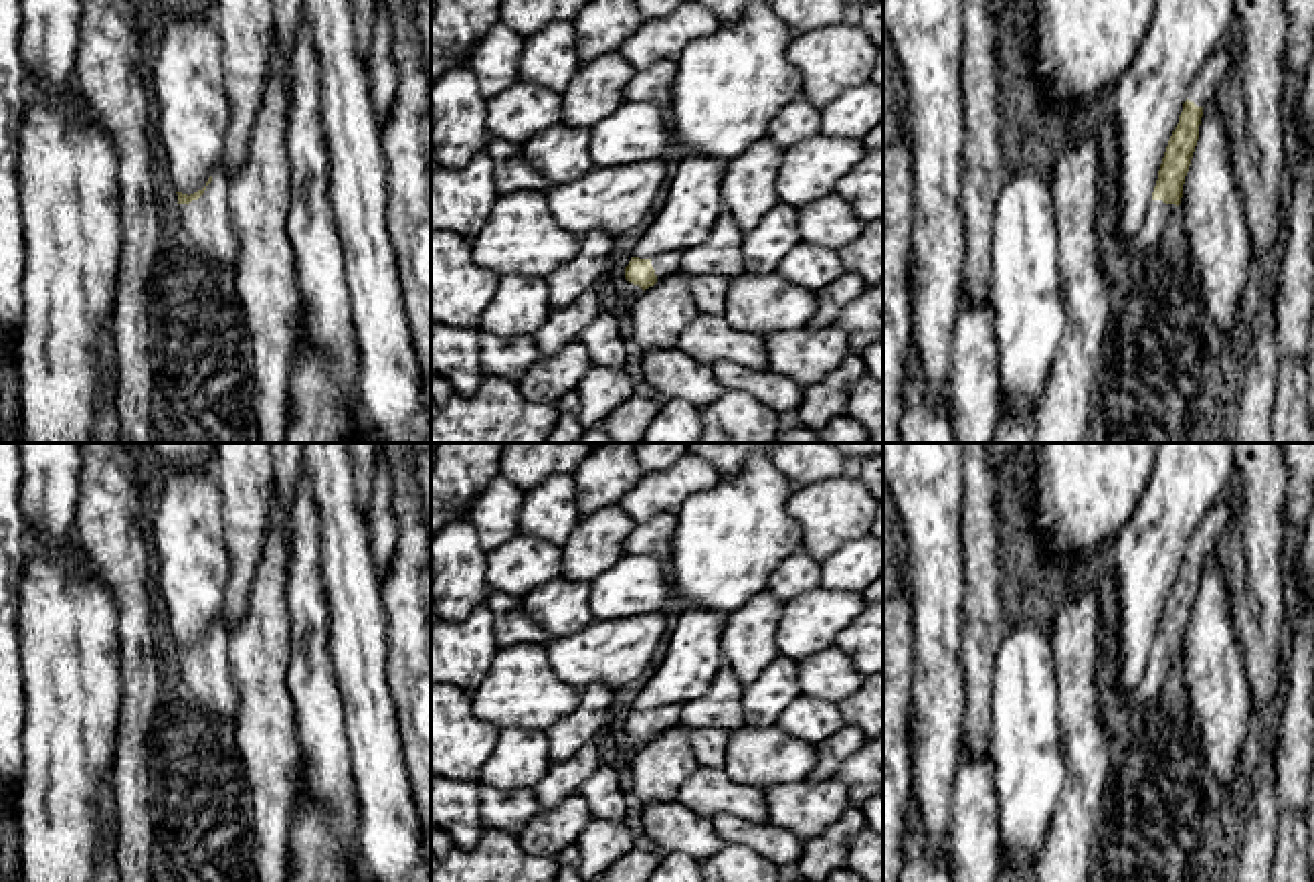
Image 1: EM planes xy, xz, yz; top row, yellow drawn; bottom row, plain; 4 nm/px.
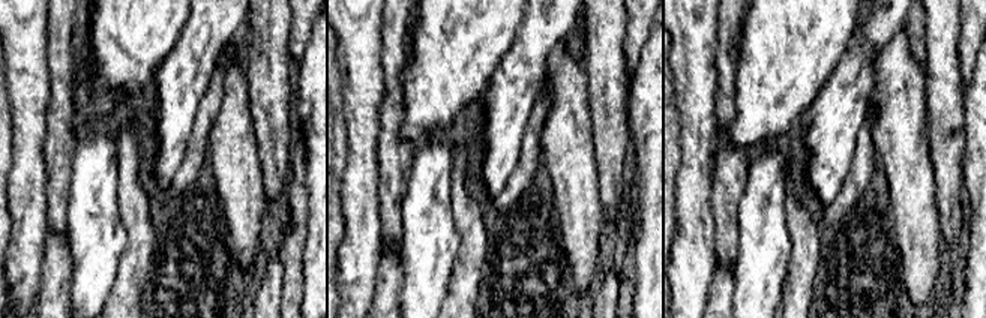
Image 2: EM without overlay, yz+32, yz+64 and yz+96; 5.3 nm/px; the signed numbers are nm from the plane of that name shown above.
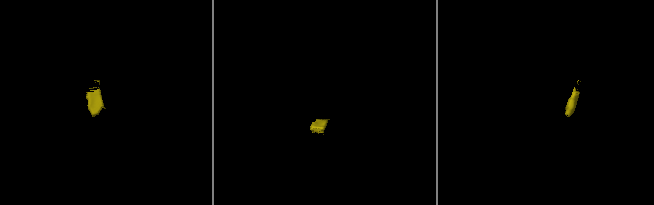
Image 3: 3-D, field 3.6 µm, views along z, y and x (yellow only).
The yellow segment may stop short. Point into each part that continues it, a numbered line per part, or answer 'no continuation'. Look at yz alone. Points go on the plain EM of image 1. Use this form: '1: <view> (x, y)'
1: yz (1213, 528)
2: yz (1159, 666)

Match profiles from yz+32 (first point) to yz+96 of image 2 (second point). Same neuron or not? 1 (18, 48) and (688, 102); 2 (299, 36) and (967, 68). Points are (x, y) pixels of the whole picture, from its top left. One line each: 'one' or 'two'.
1: one
2: one

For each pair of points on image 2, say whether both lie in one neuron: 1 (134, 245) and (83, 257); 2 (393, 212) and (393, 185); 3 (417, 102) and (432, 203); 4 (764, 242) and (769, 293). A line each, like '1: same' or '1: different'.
1: different
2: same
3: different
4: same

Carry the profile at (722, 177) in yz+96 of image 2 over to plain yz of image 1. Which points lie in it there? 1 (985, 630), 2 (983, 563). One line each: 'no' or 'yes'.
1: yes
2: yes

